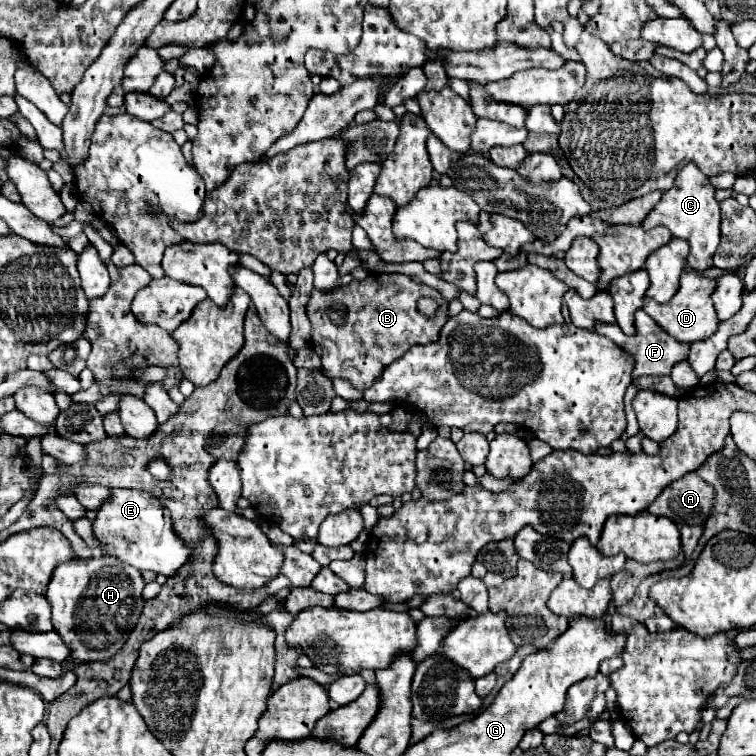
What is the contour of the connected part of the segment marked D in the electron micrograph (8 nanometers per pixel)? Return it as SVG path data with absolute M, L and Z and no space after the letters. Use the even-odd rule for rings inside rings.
M688 270L684 272L684 276L681 276L678 292L672 296L672 302L658 304L652 298L644 296L642 310L648 316L652 316L658 322L658 326L662 326L662 330L672 338L676 338L678 342L688 342L688 344L698 342L698 340L710 338L710 334L714 334L714 330L718 330L718 324L720 324L716 308L710 300L712 290L714 290L712 278L702 278L702 276L696 276L692 270Z

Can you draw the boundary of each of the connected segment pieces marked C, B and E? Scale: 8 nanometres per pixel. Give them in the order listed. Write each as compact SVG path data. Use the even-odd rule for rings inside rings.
M686 164L678 172L674 186L662 194L658 206L654 206L654 210L646 216L646 222L642 222L642 228L646 230L654 226L666 226L674 236L690 242L688 268L706 270L712 266L712 256L720 244L720 202L716 200L716 188L710 178L700 172L700 168Z
M378 274L364 280L352 280L326 294L312 292L306 306L312 324L312 350L320 356L322 374L326 378L350 380L360 392L372 386L384 366L398 360L414 344L430 344L438 340L438 332L448 320L446 298L430 286L414 284L404 274ZM420 296L438 300L440 310L434 318L426 318L416 310Z
M112 488L108 500L96 510L92 534L100 544L102 554L114 556L138 570L172 576L188 560L190 552L172 530L170 512L150 492L134 488Z

